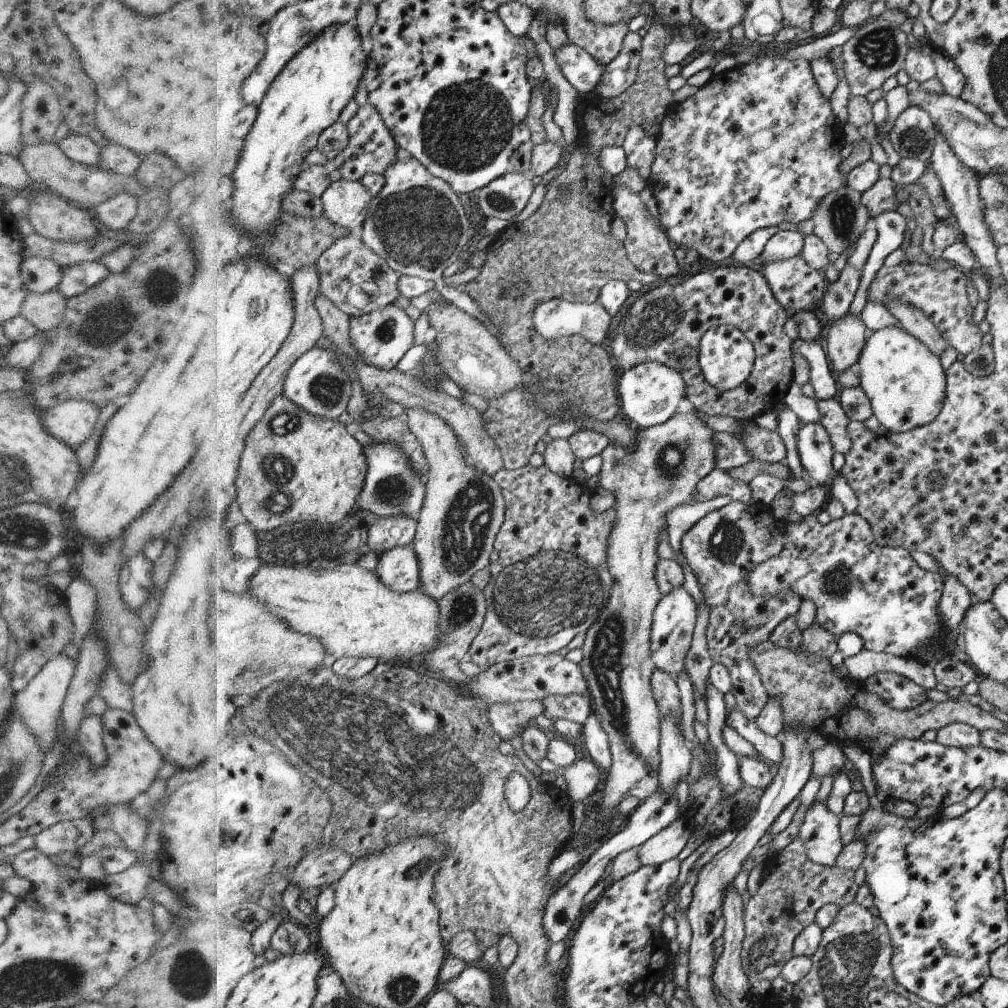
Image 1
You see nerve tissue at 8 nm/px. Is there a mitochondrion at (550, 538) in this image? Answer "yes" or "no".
no

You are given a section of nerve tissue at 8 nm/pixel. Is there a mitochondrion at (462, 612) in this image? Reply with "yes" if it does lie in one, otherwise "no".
yes

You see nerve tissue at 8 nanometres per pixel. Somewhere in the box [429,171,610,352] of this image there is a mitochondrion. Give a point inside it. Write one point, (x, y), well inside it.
(517, 283)

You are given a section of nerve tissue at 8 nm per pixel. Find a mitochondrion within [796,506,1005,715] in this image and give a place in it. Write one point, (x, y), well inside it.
(837, 583)

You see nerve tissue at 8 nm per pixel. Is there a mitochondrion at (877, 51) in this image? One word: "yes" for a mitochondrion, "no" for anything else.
yes

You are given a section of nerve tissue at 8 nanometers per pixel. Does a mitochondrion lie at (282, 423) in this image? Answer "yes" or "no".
yes

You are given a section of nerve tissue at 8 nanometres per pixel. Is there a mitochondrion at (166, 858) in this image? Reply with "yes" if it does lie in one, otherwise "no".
no

